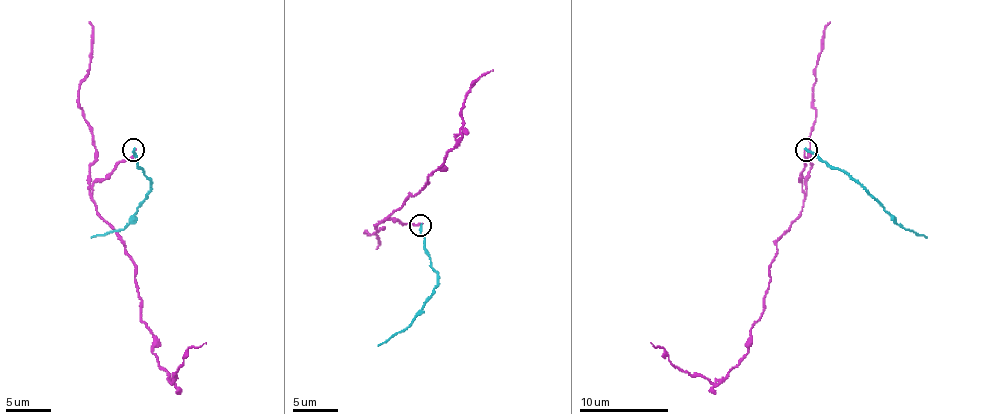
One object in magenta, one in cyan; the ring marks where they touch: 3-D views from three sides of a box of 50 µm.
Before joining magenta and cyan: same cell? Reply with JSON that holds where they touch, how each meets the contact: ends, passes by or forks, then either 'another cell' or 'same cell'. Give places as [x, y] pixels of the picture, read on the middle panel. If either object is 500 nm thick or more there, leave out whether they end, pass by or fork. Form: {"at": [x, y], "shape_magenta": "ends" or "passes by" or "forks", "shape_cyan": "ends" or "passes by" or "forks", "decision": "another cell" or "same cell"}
{"at": [420, 225], "shape_magenta": "ends", "shape_cyan": "ends", "decision": "another cell"}

